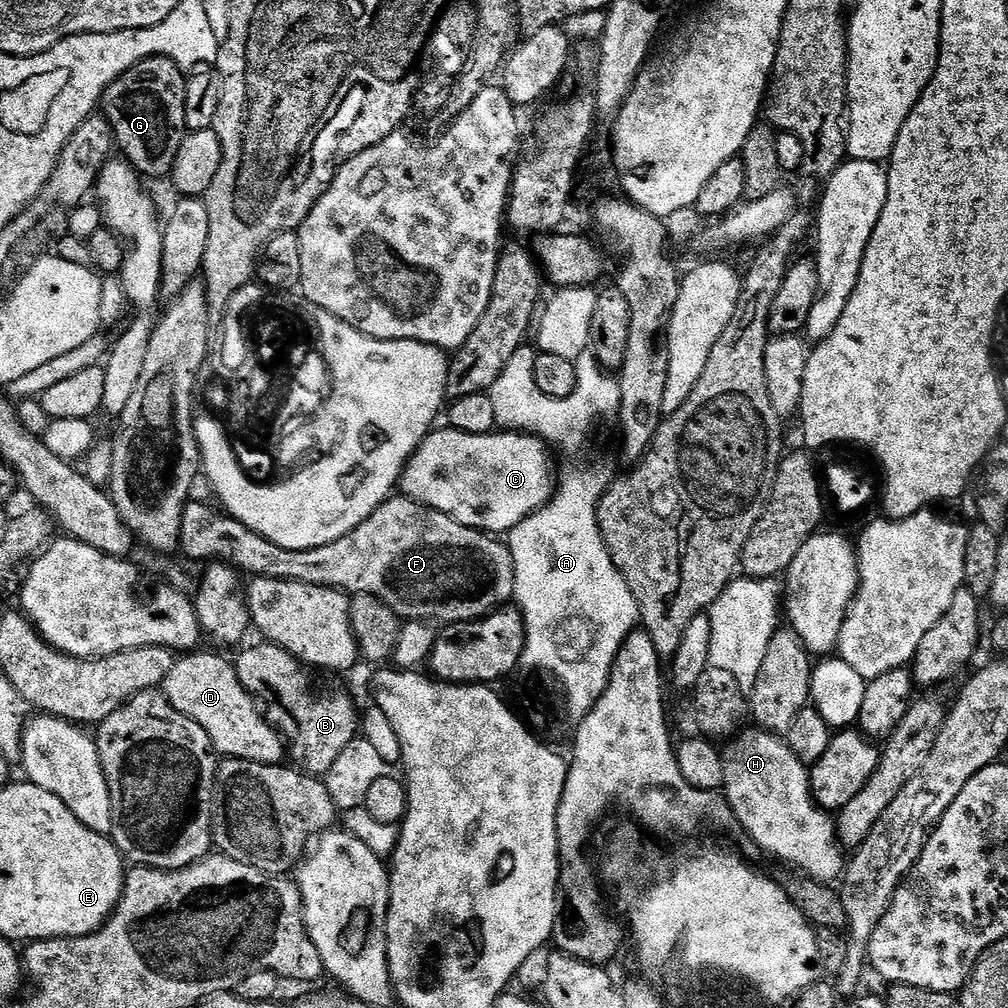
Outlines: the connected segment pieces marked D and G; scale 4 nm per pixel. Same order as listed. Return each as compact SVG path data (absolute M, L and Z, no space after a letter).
M196 650L184 654L166 674L162 685L164 697L186 718L198 722L210 738L213 749L229 760L245 760L259 764L283 765L284 740L272 729L272 724L260 713L257 697L242 686L236 665L224 656Z
M152 56L134 66L124 76L119 76L106 91L102 101L102 115L112 127L112 138L119 155L127 160L141 177L164 176L171 173L178 150L188 132L186 126L186 79L185 69L165 56Z

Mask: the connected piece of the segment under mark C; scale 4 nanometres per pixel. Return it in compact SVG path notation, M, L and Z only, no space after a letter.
M444 426L441 432L429 432L409 460L398 485L399 491L422 506L454 518L462 526L477 528L485 534L511 532L552 499L554 476L552 480L552 456L548 453L549 445L541 437L515 430L507 431L497 430L487 436L474 436L459 432L457 428Z

